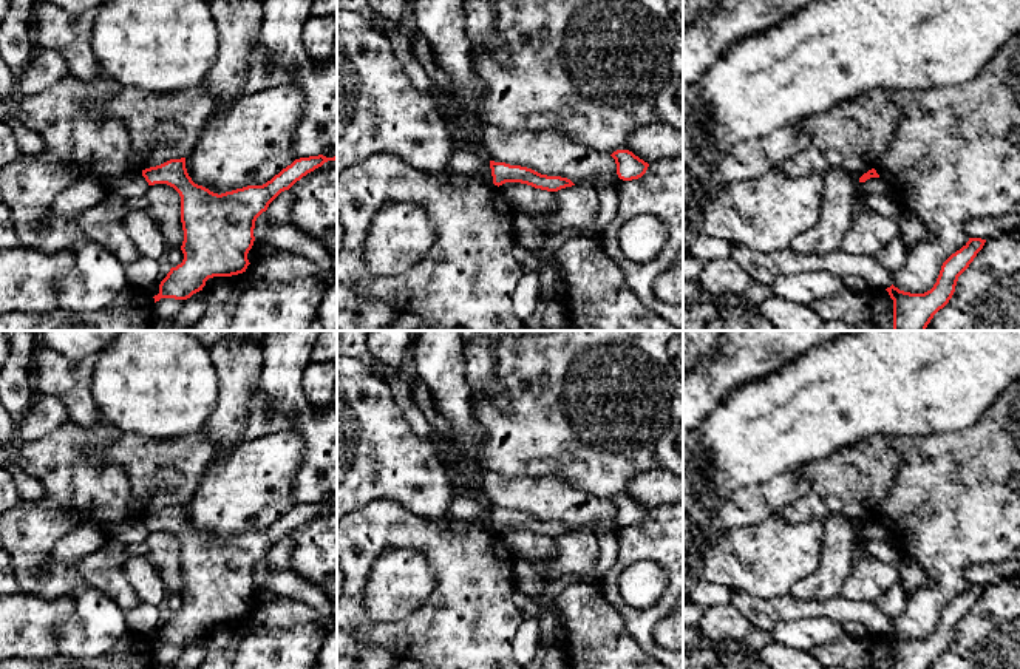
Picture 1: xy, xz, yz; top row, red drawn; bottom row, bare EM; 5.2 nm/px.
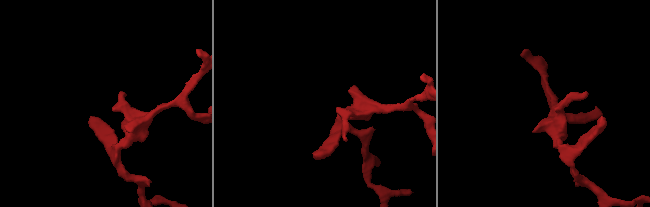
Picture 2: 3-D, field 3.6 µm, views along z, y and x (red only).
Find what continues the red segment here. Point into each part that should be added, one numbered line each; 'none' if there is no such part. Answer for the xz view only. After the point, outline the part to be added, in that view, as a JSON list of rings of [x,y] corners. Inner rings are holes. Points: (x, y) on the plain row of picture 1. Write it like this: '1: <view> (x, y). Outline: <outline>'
none

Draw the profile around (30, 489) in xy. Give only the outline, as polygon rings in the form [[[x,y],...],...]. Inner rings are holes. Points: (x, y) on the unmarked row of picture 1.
[[[19,468],[14,474],[14,485],[17,493],[20,494],[22,501],[37,501],[45,496],[45,487],[43,484]]]

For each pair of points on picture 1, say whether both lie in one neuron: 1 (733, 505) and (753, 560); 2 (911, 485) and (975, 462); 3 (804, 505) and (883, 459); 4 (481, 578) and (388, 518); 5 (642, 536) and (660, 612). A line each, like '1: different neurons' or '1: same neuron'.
1: different neurons
2: same neuron
3: same neuron
4: same neuron
5: same neuron

